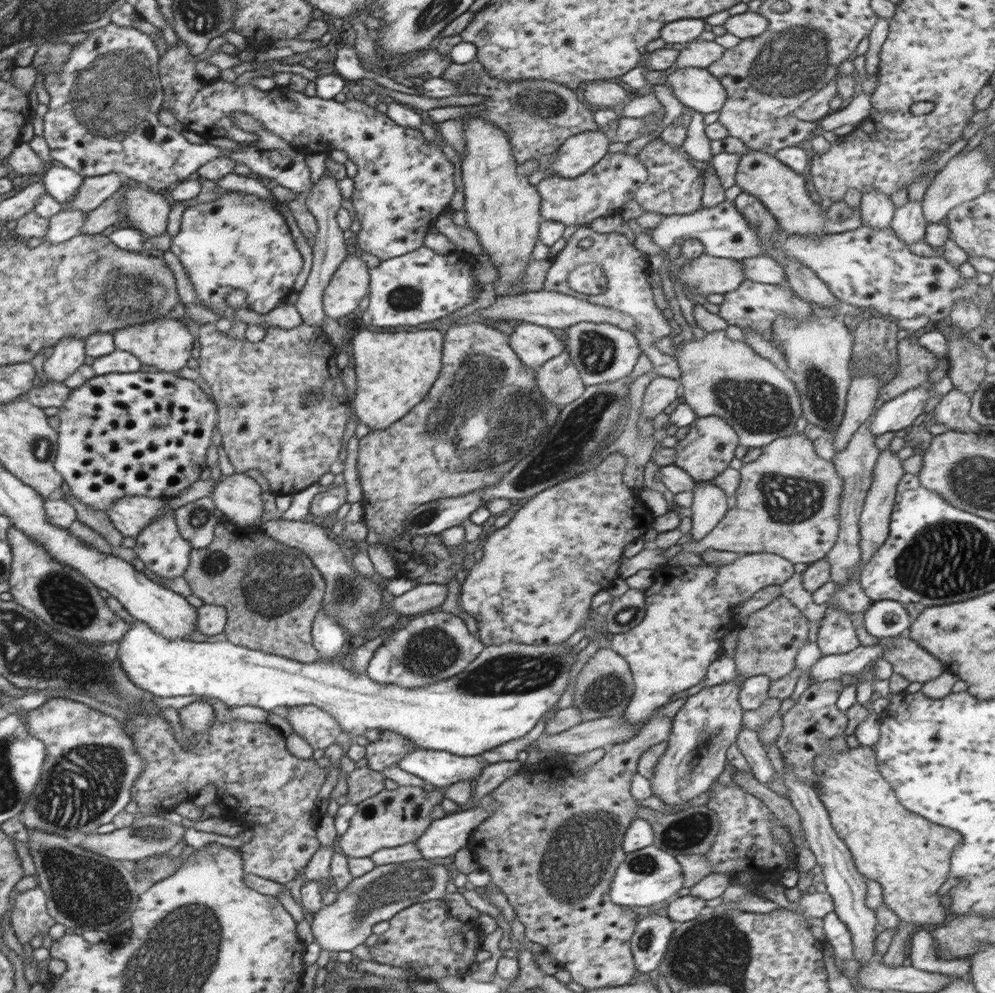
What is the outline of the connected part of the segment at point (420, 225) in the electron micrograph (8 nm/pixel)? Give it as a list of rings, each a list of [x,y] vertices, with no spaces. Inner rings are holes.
[[[178,39],[176,44],[168,45],[162,54],[162,86],[165,87],[165,105],[162,111],[171,112],[177,124],[185,130],[195,131],[204,138],[228,137],[240,145],[254,144],[259,140],[256,134],[239,130],[231,120],[232,112],[244,112],[256,118],[270,133],[287,141],[296,151],[305,156],[330,152],[339,148],[348,155],[358,167],[358,174],[354,176],[354,189],[351,200],[351,210],[356,212],[360,222],[360,232],[357,234],[356,244],[364,252],[369,252],[378,258],[379,263],[412,252],[424,245],[425,236],[430,232],[436,220],[445,212],[456,192],[454,186],[454,168],[442,153],[437,140],[428,144],[419,130],[399,126],[387,114],[380,113],[362,102],[361,97],[350,96],[347,102],[339,104],[334,100],[308,98],[303,93],[293,91],[290,87],[276,88],[264,91],[251,83],[236,86],[233,82],[215,80],[204,81],[196,73],[196,60],[190,53],[186,41]]]

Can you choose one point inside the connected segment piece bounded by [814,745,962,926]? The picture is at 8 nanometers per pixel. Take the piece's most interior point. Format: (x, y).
(908, 856)

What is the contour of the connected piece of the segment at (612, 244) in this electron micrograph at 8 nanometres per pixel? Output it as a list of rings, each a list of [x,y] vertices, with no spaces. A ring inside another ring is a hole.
[[[582,225],[576,230],[576,233],[567,240],[566,247],[556,255],[556,259],[551,264],[545,277],[545,291],[556,291],[576,297],[580,300],[590,303],[610,307],[614,311],[621,312],[622,315],[630,315],[636,321],[636,332],[634,336],[638,339],[641,352],[644,353],[652,362],[654,376],[662,376],[673,380],[681,379],[681,370],[679,364],[674,358],[668,354],[664,354],[658,350],[657,345],[662,338],[670,335],[671,327],[664,316],[660,314],[658,306],[652,295],[652,288],[648,283],[648,274],[652,271],[649,264],[649,256],[637,250],[635,246],[630,244],[628,238],[622,233],[616,231],[611,234],[600,234],[594,232],[589,225]],[[581,239],[592,239],[593,244],[588,249],[580,248],[579,241]],[[584,263],[598,263],[604,273],[606,273],[606,290],[602,294],[587,295],[576,292],[570,288],[568,284],[568,273]]]

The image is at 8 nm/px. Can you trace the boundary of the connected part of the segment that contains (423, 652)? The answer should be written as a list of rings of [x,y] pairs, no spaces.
[[[437,609],[424,616],[419,614],[404,628],[394,631],[380,644],[369,661],[366,673],[370,679],[378,683],[396,683],[398,686],[410,688],[424,687],[434,681],[456,676],[484,651],[484,644],[473,635],[467,630],[465,622],[452,614]]]

